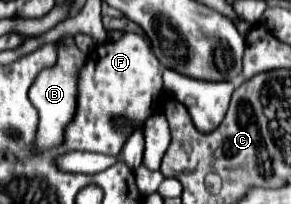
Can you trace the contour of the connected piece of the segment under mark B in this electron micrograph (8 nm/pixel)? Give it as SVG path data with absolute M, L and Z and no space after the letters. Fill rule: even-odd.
M68 36L60 38L56 42L56 48L58 48L56 66L50 70L44 70L38 76L38 80L34 82L34 86L30 88L30 100L40 114L40 124L38 124L38 132L36 132L36 146L40 150L54 148L64 140L64 128L72 120L74 110L76 110L76 78L85 63L85 60L80 60L80 50L76 48L74 38L68 38Z

